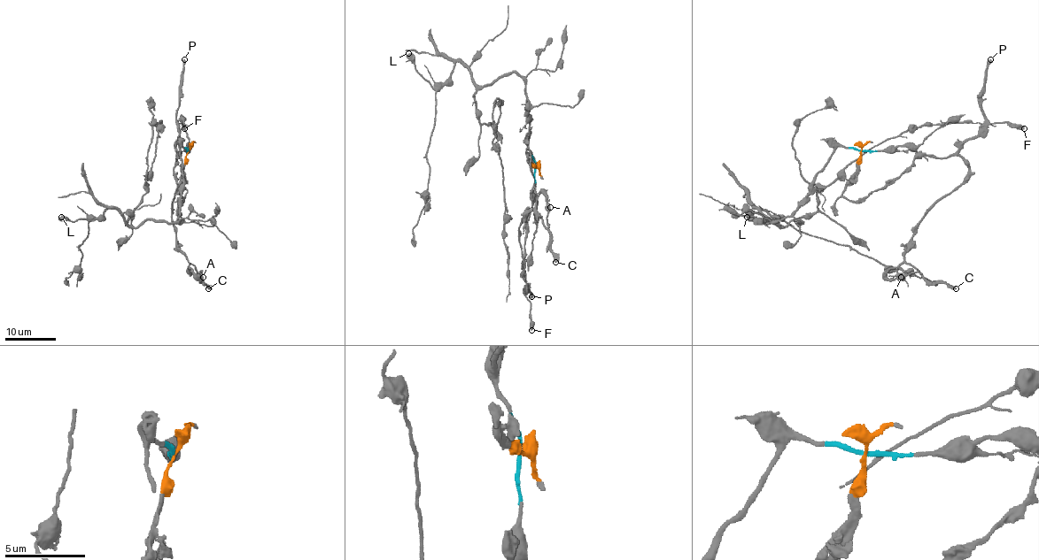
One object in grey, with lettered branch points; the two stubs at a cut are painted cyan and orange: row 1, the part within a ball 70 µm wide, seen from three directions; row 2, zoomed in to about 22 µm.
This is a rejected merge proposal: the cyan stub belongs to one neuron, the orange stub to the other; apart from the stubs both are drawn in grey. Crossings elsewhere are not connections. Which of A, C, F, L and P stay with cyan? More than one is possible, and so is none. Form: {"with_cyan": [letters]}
{"with_cyan": ["L"]}

